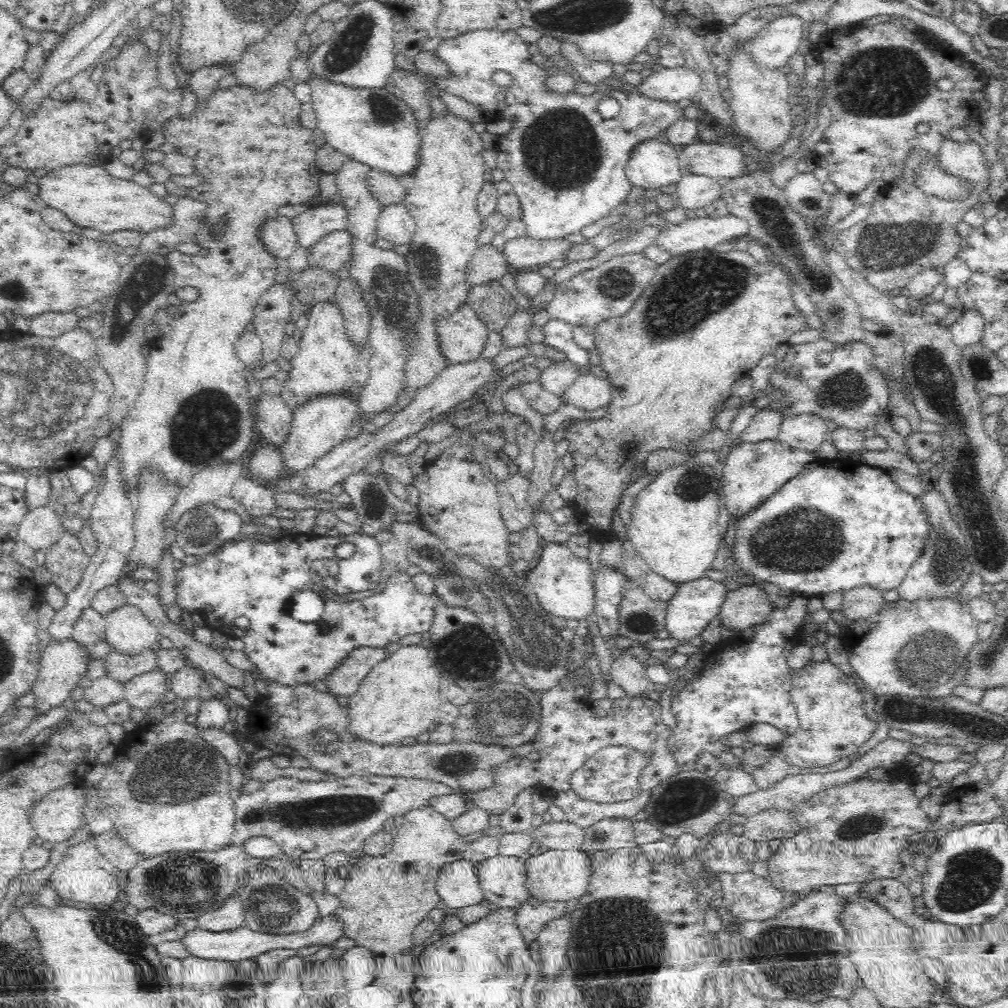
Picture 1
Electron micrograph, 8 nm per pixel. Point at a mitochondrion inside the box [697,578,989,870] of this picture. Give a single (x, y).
(925, 657)

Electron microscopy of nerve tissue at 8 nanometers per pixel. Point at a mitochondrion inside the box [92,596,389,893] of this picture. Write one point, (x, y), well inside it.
(173, 775)

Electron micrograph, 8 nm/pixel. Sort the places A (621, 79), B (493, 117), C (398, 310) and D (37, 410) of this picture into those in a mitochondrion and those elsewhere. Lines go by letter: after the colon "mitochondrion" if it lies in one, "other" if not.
A: other
B: other
C: mitochondrion
D: mitochondrion

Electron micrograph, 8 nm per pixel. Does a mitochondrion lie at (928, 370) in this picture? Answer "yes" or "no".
yes

